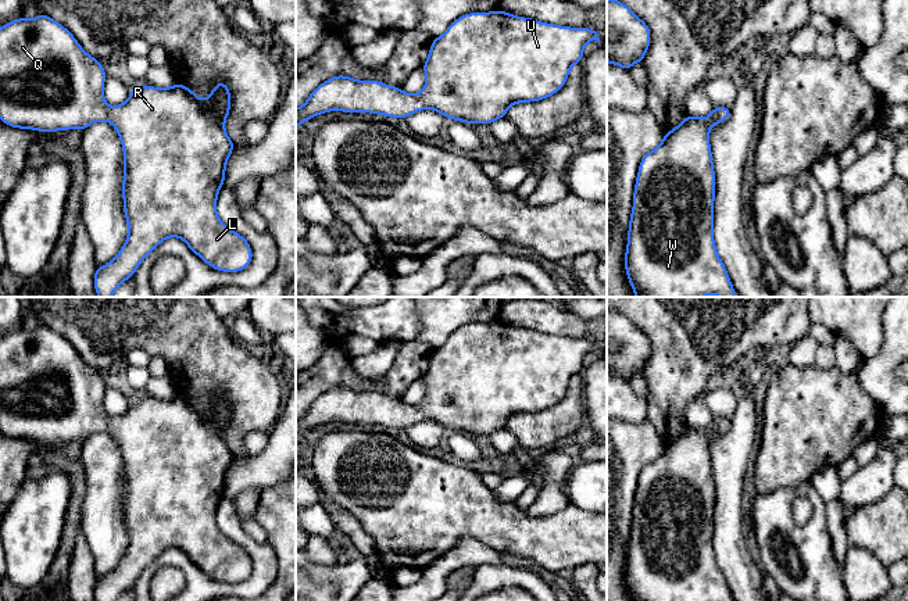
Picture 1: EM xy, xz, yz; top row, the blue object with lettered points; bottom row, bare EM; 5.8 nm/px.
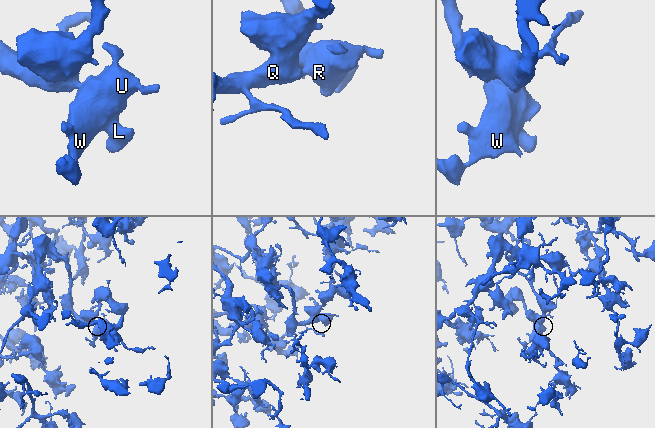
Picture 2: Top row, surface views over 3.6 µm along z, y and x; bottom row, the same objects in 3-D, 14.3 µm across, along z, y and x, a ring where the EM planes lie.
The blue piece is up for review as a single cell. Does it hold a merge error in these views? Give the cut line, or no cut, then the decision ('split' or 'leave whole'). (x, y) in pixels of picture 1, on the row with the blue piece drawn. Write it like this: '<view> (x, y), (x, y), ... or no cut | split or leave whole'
no cut | leave whole

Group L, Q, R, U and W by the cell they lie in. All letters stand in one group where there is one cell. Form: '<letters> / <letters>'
L Q R U W

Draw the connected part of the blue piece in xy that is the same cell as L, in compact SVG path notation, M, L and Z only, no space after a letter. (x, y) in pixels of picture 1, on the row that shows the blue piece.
M40 12L33 19L21 17L0 28L0 119L6 125L50 133L83 130L93 122L108 121L119 135L128 237L107 265L96 268L93 283L99 297L111 297L167 237L180 237L217 271L246 269L253 260L249 242L217 215L217 197L235 149L225 132L225 119L230 112L226 83L219 81L205 100L182 83L172 87L133 85L124 104L110 107L103 96L106 78L103 64L46 14Z

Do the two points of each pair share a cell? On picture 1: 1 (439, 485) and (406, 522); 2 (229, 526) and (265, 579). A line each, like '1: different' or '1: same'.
1: same
2: same

